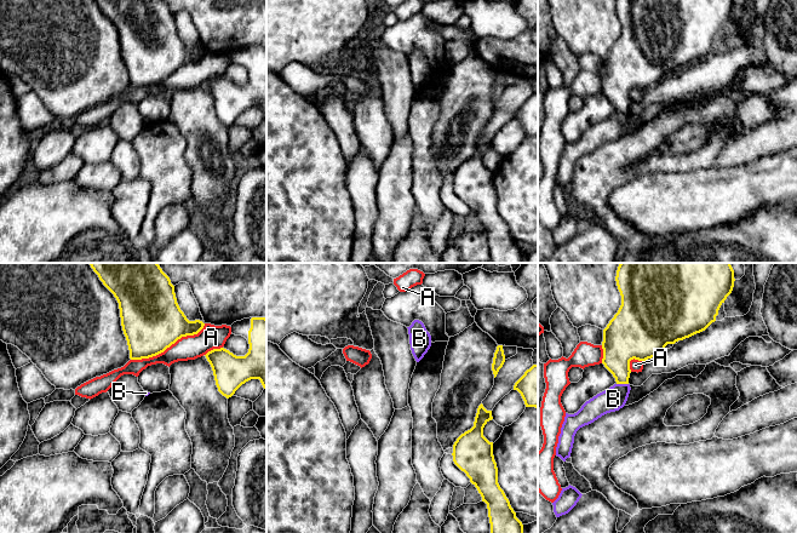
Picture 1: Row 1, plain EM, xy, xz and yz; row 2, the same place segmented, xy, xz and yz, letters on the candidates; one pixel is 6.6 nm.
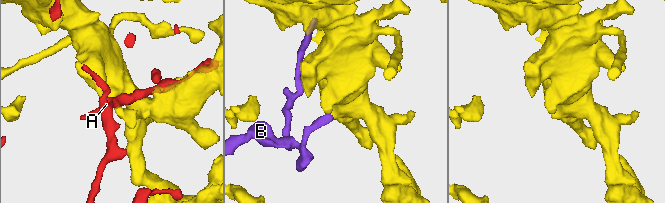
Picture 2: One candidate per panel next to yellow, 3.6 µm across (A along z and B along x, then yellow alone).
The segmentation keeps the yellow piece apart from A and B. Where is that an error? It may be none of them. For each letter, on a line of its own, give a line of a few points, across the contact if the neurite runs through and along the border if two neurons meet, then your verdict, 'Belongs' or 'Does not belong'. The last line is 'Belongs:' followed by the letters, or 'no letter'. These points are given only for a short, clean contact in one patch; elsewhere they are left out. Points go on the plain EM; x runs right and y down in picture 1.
A: Does not belong
B: Line: yz (617, 112), (628, 113). Does not belong
Belongs: no letter

